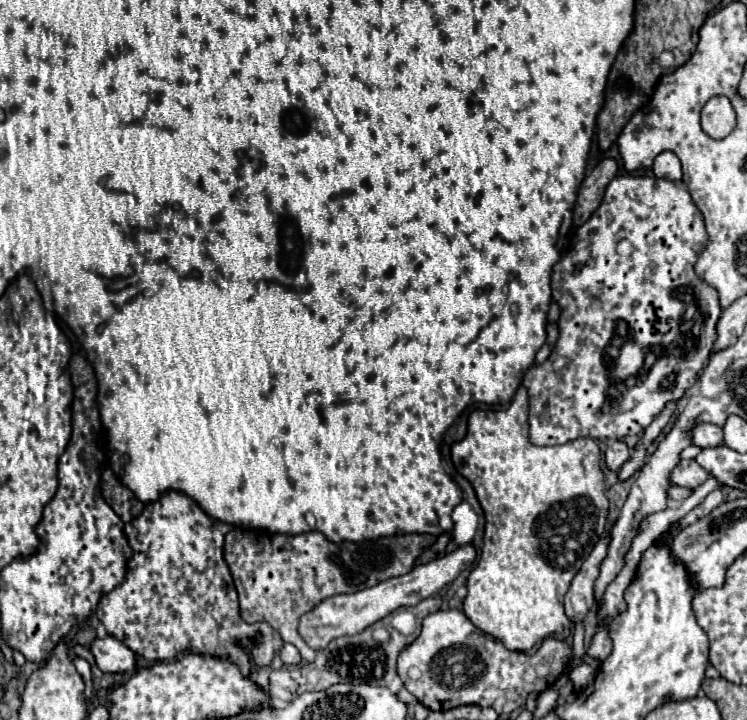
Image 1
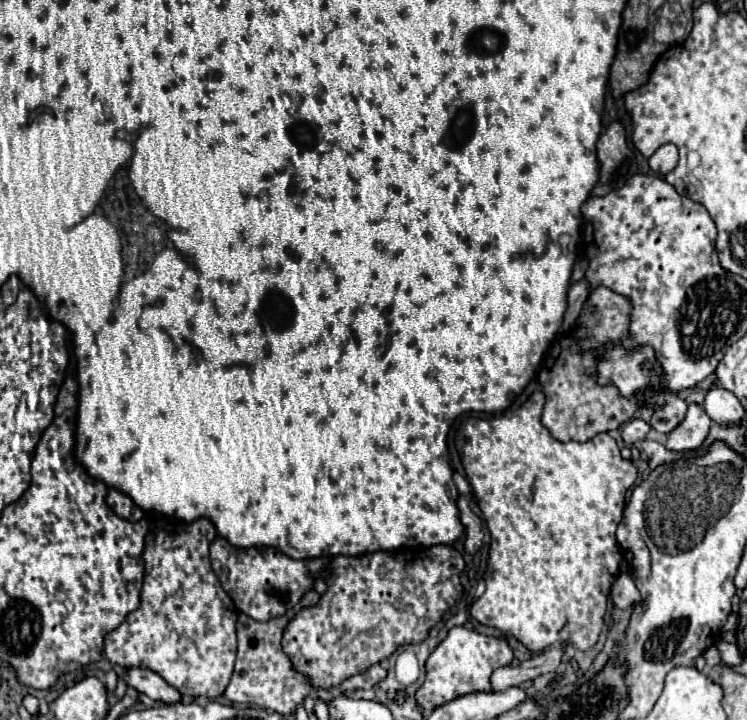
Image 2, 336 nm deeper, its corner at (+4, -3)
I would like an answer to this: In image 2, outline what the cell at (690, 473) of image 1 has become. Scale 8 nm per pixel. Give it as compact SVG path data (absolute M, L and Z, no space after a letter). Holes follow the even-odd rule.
M690 405L686 419L668 435L666 449L670 449L670 451L694 451L694 449L698 449L704 443L704 439L708 437L710 423L712 421L702 407Z

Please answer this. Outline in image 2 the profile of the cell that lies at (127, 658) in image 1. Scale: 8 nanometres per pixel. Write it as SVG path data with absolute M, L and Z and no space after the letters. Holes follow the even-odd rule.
M128 667L124 673L124 681L138 693L144 693L154 701L178 703L182 699L182 695L174 687L170 687L160 675L142 667Z

